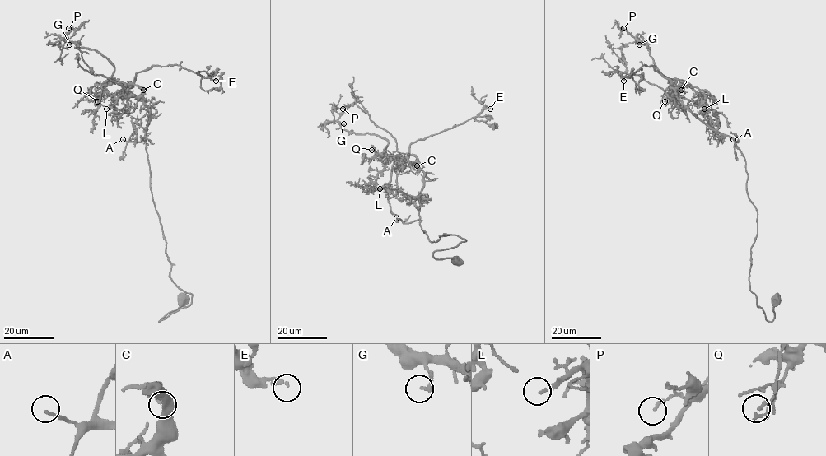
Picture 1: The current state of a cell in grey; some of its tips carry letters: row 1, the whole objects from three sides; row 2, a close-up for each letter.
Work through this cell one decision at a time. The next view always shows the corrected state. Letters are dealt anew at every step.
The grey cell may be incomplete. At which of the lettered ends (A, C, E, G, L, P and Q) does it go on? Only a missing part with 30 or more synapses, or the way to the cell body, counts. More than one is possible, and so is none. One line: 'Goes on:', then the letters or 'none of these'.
Goes on: L

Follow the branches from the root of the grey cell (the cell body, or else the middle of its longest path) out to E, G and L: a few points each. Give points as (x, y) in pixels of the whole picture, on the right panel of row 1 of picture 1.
E: (776, 299), (768, 321), (750, 290), (757, 210), (734, 141), (702, 123), (652, 66), (623, 81)
G: (776, 299), (768, 321), (750, 290), (757, 210), (744, 156), (683, 103), (647, 44), (639, 44)
L: (776, 299), (768, 321), (750, 290), (757, 210), (744, 156), (732, 138), (672, 97), (704, 109)

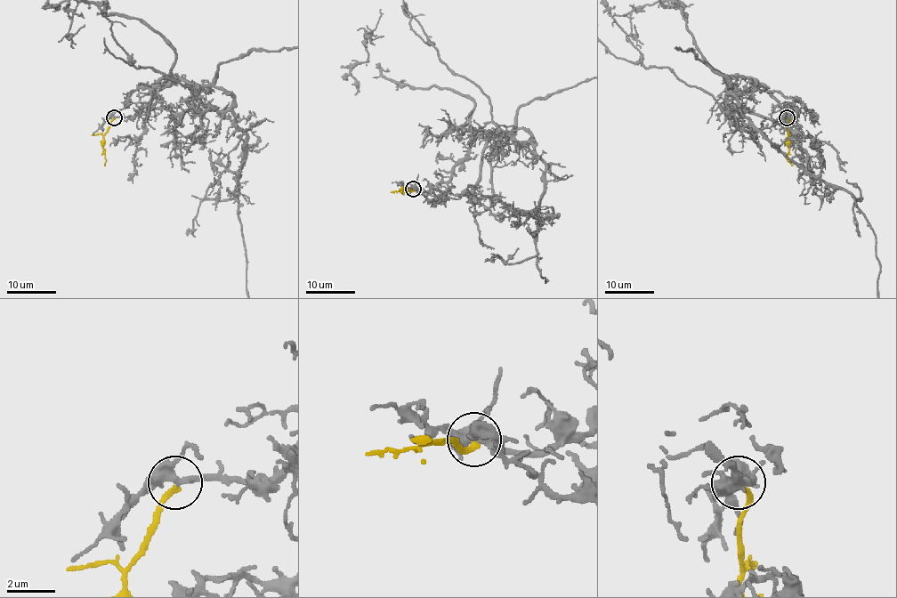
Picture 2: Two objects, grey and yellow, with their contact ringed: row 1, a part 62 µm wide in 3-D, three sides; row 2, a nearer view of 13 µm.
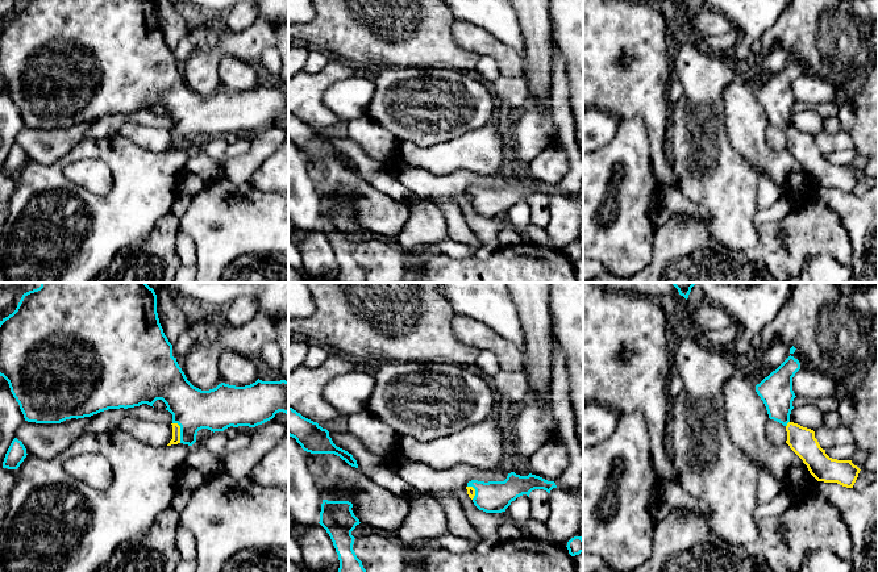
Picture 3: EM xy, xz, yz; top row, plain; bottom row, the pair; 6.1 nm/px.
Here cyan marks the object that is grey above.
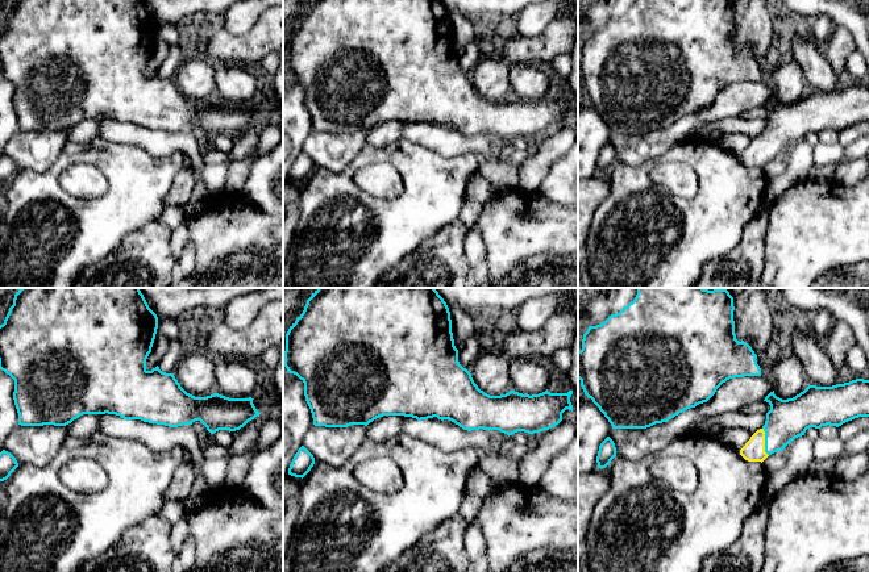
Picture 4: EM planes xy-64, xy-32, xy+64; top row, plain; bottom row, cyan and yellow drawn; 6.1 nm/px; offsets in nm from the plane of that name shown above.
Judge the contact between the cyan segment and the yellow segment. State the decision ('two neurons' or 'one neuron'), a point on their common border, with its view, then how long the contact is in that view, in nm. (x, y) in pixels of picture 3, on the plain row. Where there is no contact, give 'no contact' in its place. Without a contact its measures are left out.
one neuron; contact xy (180, 137); length 140 nm

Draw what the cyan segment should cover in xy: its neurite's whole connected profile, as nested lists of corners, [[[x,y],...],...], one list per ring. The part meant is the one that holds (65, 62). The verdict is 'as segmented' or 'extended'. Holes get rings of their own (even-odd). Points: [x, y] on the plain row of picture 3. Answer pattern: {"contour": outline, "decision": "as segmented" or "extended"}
{"contour": [[[22,0],[16,16],[0,26],[0,82],[8,87],[25,126],[36,129],[61,129],[71,124],[91,122],[108,114],[128,114],[142,109],[153,112],[157,105],[162,105],[167,112],[166,116],[172,120],[172,145],[167,151],[178,149],[192,151],[196,147],[197,137],[201,134],[215,138],[224,137],[230,131],[255,133],[272,125],[279,117],[288,120],[288,87],[286,85],[262,87],[258,84],[255,88],[245,92],[221,88],[209,96],[194,92],[179,72],[176,63],[172,62],[172,50],[159,29],[157,0]]], "decision": "extended"}

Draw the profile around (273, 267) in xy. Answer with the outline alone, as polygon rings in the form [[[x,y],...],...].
[[[288,252],[246,254],[225,268],[220,283],[288,283]]]

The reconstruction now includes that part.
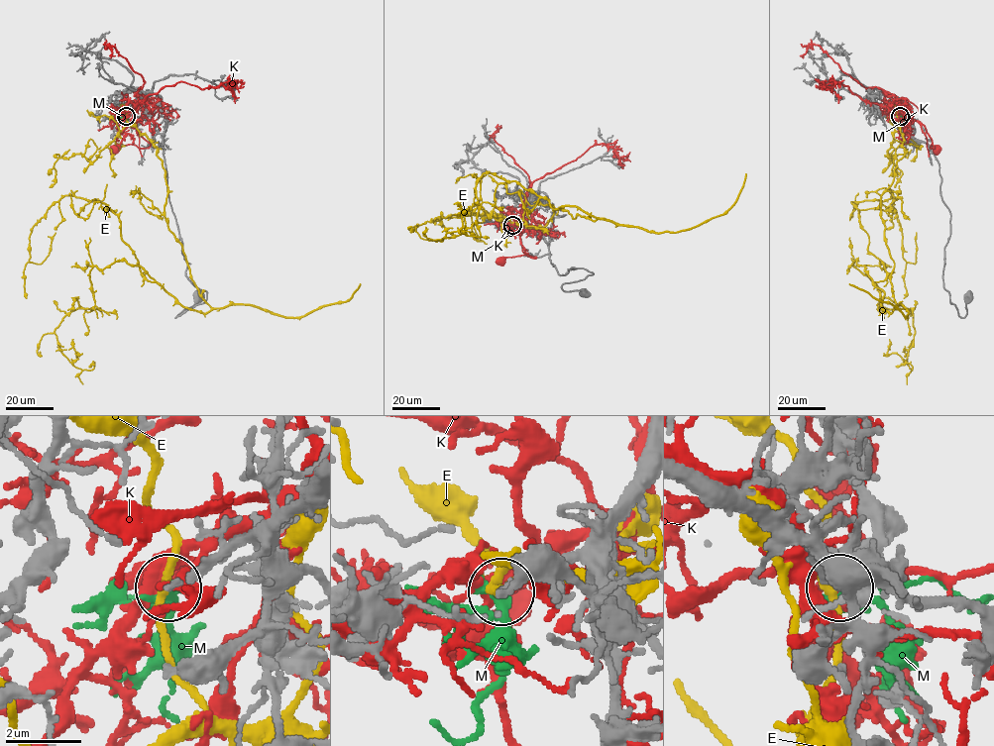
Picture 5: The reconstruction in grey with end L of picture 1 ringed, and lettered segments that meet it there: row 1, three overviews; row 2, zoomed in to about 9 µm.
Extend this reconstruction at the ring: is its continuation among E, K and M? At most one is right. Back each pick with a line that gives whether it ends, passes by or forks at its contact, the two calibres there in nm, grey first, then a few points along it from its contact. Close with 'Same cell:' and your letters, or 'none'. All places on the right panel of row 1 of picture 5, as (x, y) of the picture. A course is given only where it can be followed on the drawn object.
M: it forks | 190/170 nm
Same cell: M

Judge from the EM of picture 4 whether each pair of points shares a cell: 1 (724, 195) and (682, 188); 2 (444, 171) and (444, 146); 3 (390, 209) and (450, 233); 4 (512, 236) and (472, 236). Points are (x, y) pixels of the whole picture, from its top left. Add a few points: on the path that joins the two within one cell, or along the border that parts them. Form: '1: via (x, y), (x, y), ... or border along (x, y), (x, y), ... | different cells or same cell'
1: border along (699, 178), (697, 192), (689, 199), (665, 191) | different cells
2: border along (415, 145), (423, 145), (445, 157), (474, 154) | different cells
3: border along (457, 218), (445, 224), (416, 247) | different cells
4: border along (473, 228), (483, 243), (486, 257) | different cells

